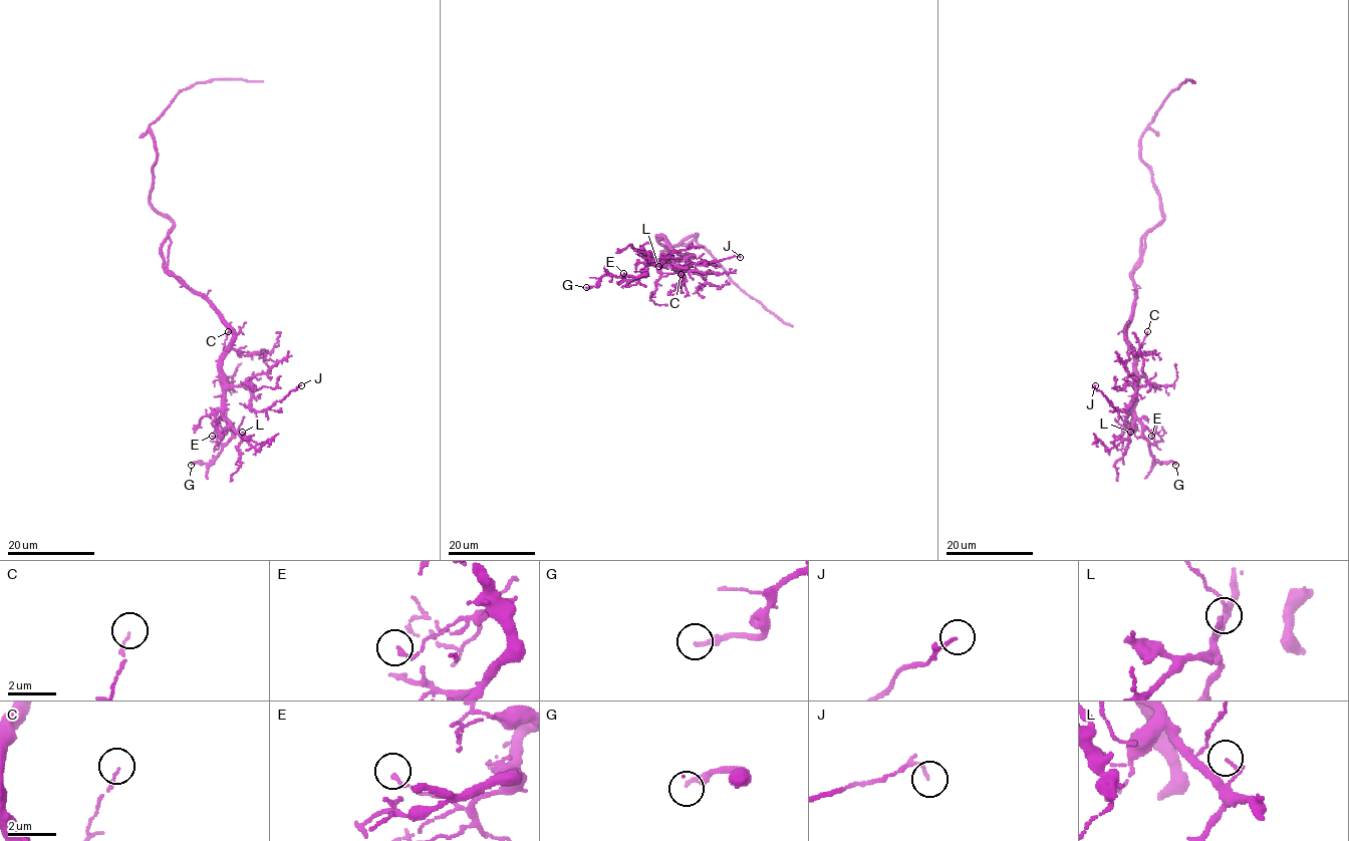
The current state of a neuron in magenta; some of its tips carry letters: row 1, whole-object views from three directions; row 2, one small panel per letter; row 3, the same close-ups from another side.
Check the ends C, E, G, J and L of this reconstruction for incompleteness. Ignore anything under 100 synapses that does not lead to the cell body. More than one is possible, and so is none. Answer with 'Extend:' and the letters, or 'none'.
Extend: none

